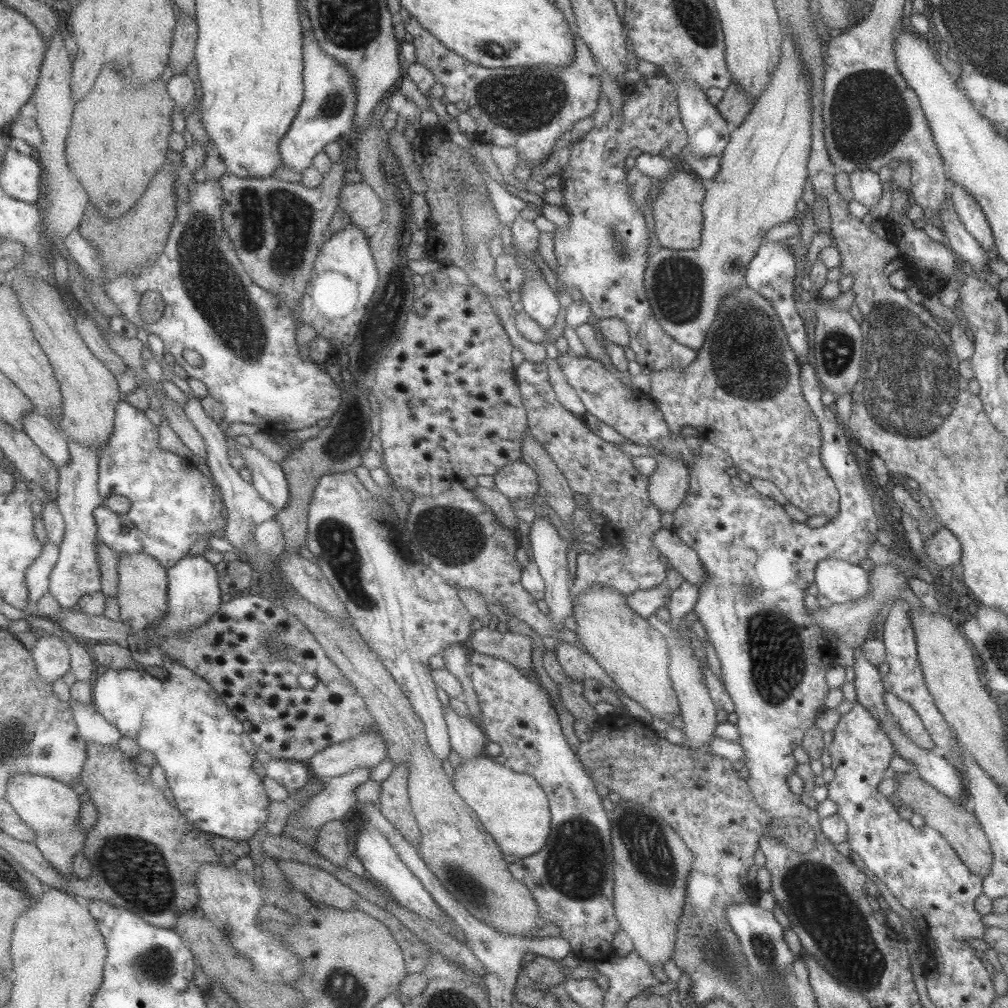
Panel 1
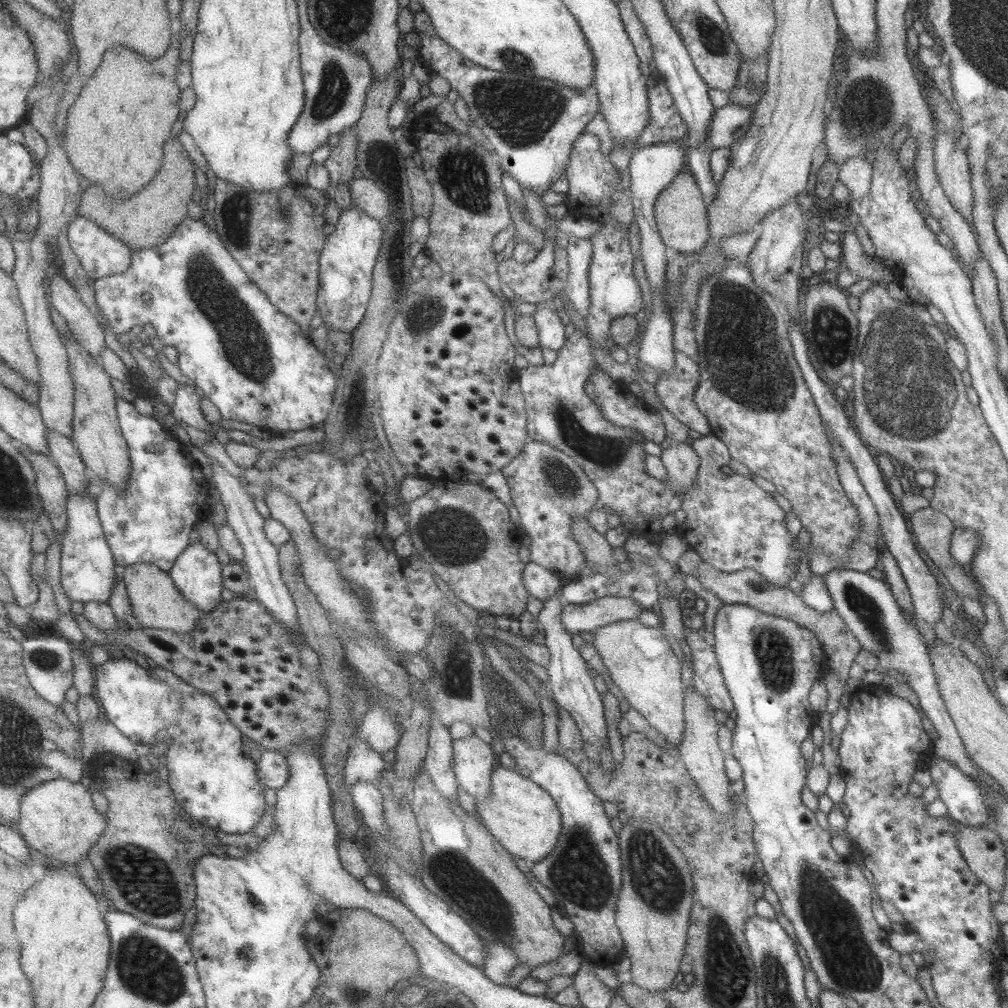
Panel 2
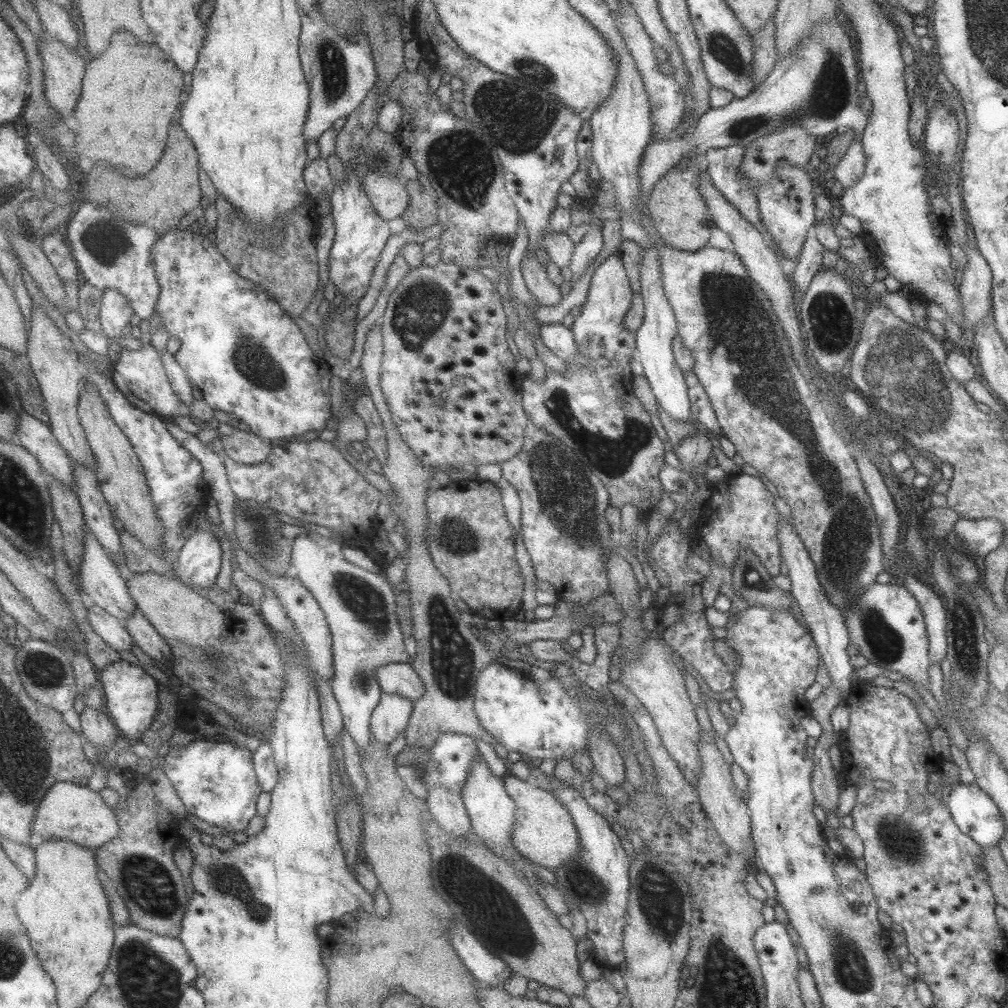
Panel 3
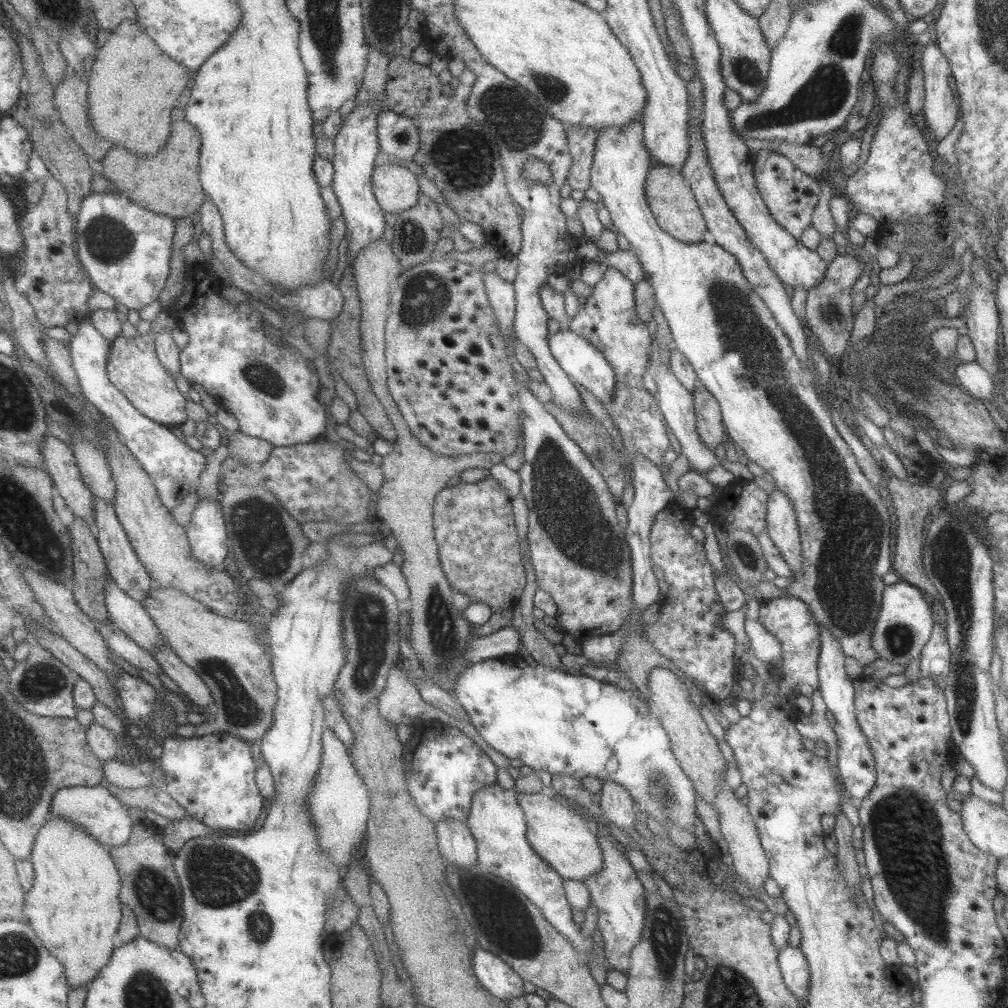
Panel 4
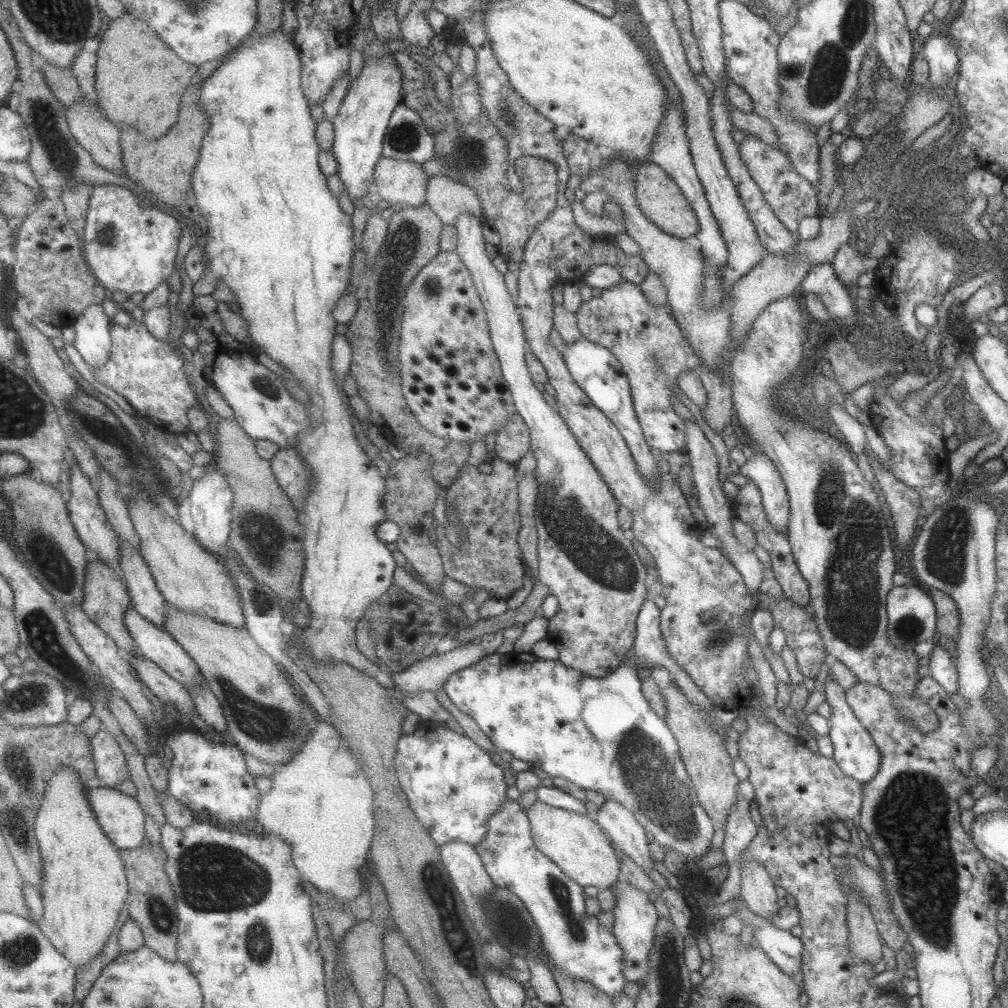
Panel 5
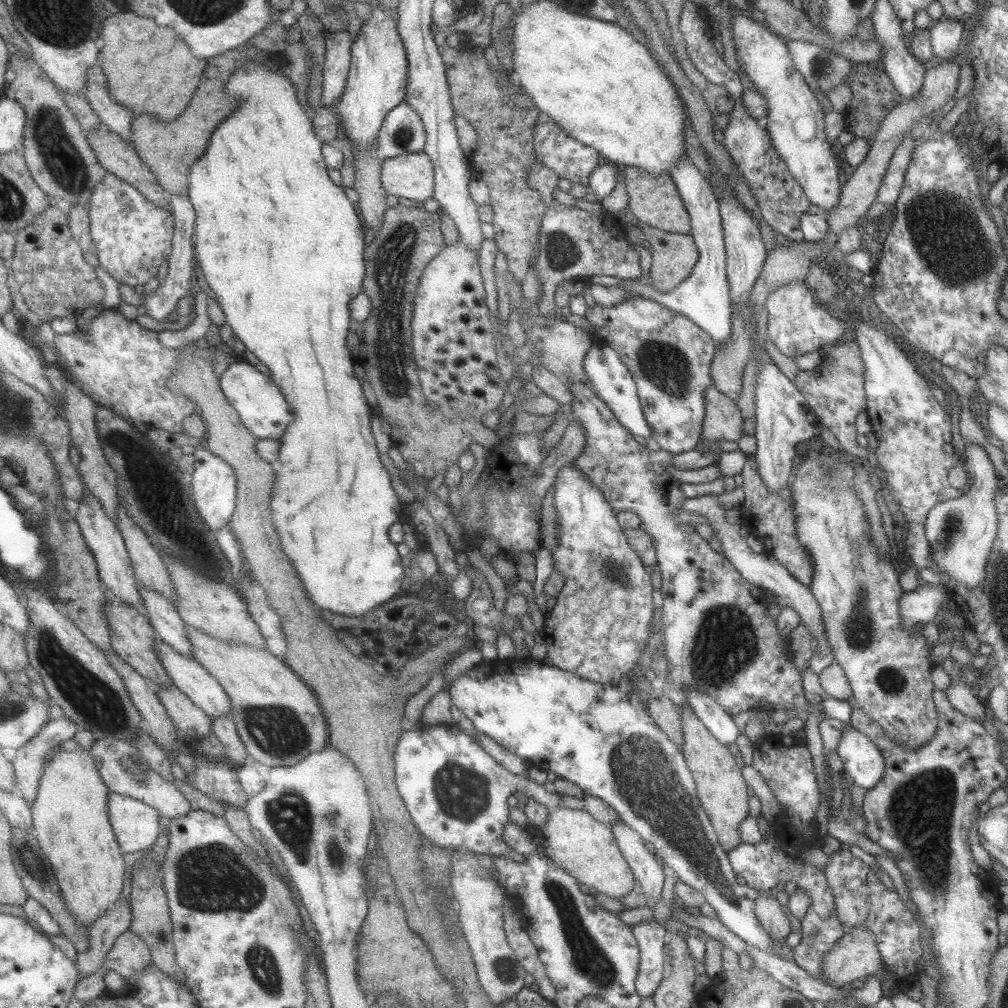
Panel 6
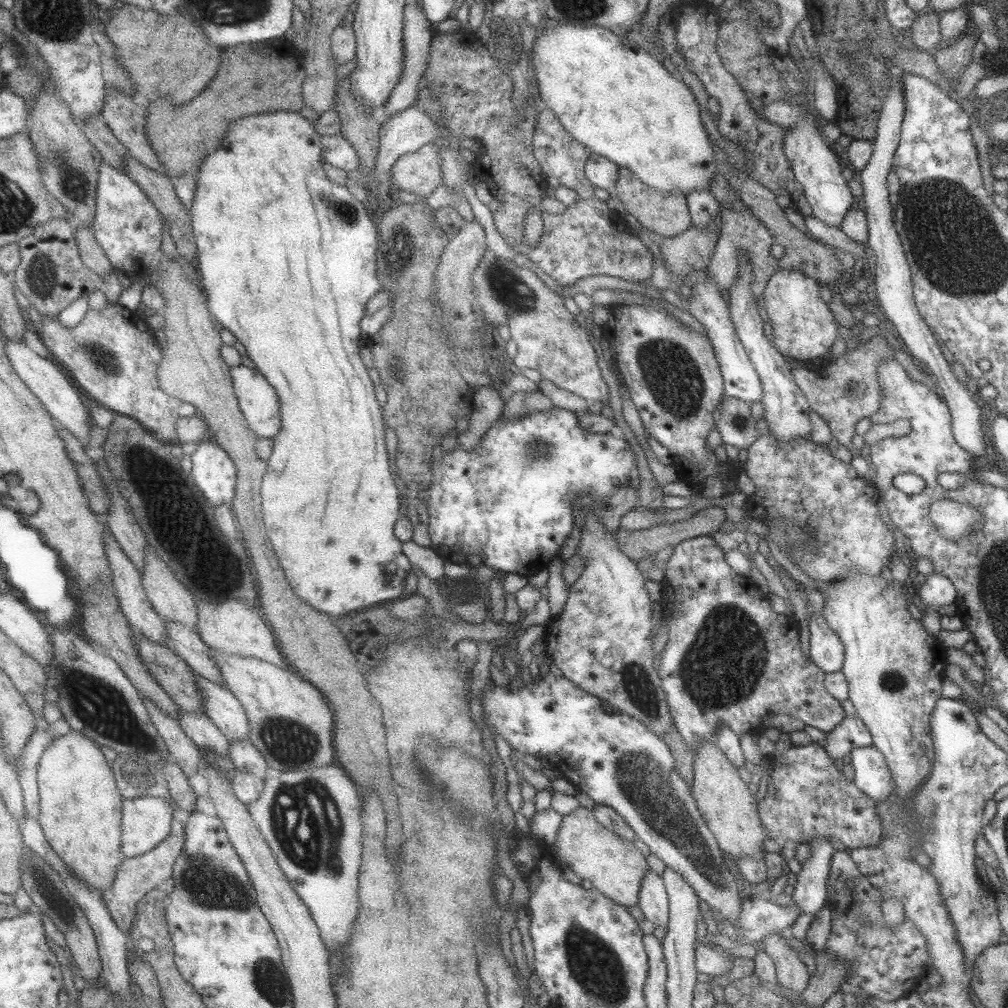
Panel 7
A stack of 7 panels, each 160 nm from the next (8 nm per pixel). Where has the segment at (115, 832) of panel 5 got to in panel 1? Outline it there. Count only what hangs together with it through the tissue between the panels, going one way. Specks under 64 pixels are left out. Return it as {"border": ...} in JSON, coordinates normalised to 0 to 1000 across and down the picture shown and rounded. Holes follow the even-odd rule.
{"border":[[[21,768],[9,774],[5,792],[15,801],[21,812],[37,824],[39,832],[35,837],[49,852],[49,855],[62,866],[71,869],[73,865],[73,849],[82,845],[87,826],[79,821],[79,804],[81,801],[78,788],[73,786],[68,777],[61,777],[49,770]]]}

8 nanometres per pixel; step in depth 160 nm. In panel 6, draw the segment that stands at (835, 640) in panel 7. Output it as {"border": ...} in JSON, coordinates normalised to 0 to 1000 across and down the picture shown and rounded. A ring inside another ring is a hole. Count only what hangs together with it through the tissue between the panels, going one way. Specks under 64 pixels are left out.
{"border":[[[698,490],[697,492],[690,492],[687,495],[680,495],[677,500],[677,506],[682,508],[689,508],[700,514],[702,520],[706,524],[709,534],[715,539],[717,550],[721,558],[738,573],[743,579],[753,583],[762,584],[766,589],[770,590],[774,595],[777,595],[778,601],[786,603],[793,611],[794,617],[803,627],[805,635],[808,635],[810,640],[806,645],[805,654],[803,654],[803,664],[813,670],[818,663],[822,662],[826,657],[829,657],[824,650],[824,644],[818,636],[818,629],[814,619],[814,608],[813,600],[809,592],[805,589],[802,581],[791,577],[780,563],[777,563],[771,556],[760,548],[749,549],[743,545],[740,536],[734,531],[733,522],[721,518],[719,515],[719,505],[715,503],[715,499],[711,495],[710,490]]]}

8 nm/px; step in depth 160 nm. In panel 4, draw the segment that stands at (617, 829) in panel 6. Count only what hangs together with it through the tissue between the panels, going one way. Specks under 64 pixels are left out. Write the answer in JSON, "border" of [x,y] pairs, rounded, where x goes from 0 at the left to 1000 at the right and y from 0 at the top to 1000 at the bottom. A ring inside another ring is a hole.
{"border":[[[597,776],[594,798],[599,811],[605,813],[604,820],[625,822],[628,820],[630,809],[628,807],[629,794],[620,782],[610,776]]]}

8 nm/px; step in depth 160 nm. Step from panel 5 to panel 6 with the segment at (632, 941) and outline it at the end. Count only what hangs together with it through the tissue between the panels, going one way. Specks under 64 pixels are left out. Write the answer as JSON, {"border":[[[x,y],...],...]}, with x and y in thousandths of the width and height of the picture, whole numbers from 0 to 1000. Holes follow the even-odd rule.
{"border":[[[650,913],[634,915],[625,919],[634,943],[634,954],[629,981],[634,988],[647,988],[657,971],[657,962],[661,958],[659,921]]]}

